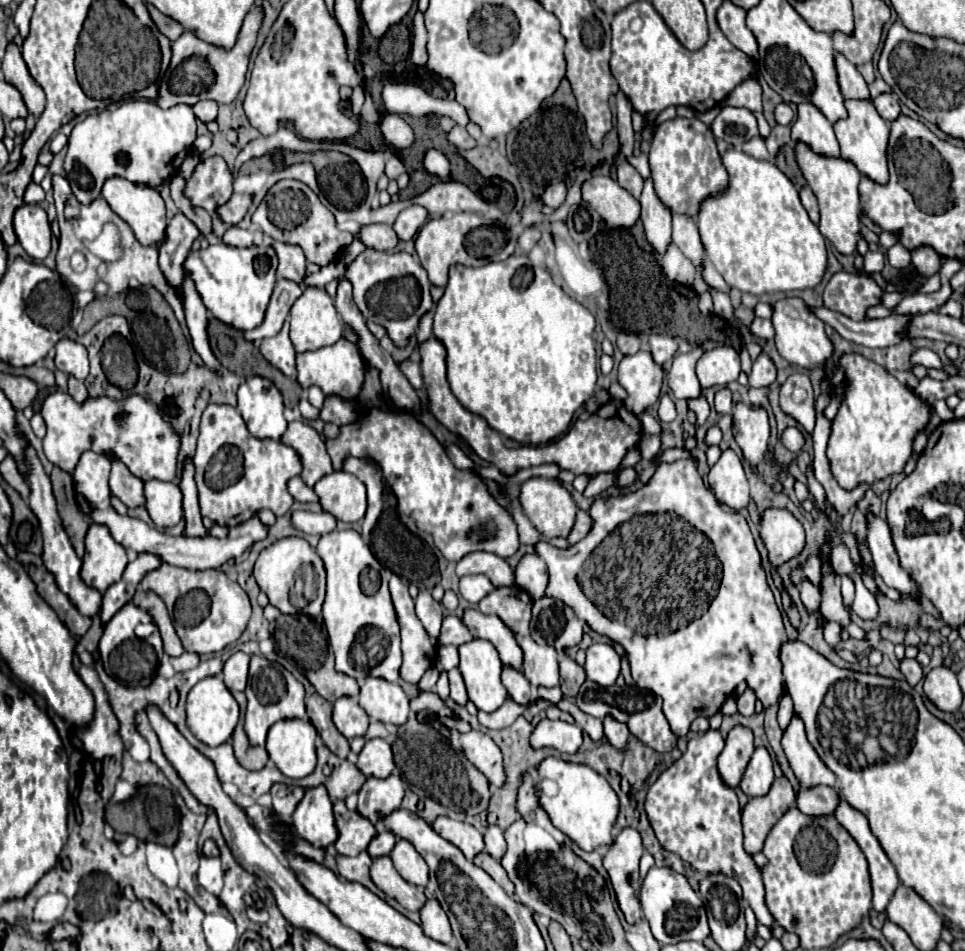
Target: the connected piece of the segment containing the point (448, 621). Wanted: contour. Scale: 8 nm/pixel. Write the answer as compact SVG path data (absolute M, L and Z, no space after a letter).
M446 616L444 622L442 622L442 630L440 630L440 636L436 638L436 646L448 646L448 644L454 644L454 646L460 646L464 642L472 640L472 634L464 628L462 620L458 616Z

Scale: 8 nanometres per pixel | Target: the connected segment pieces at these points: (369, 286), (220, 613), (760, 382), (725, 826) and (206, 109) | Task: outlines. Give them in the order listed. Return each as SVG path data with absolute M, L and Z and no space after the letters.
M368 248L348 266L344 278L354 286L354 302L362 316L384 326L398 348L408 344L422 316L434 308L427 272L408 252L376 252Z
M162 564L158 570L152 570L144 576L140 586L144 590L156 592L164 598L166 606L172 610L172 620L178 638L186 652L212 654L220 652L224 646L236 642L246 630L250 618L250 600L248 594L240 588L238 582L230 580L220 570L186 570L172 564Z
M760 354L754 360L754 366L752 366L752 372L750 372L748 378L750 378L750 386L752 388L770 386L776 380L776 366L774 366L774 362L766 354Z
M708 730L694 736L688 742L688 750L676 760L660 778L650 786L644 810L648 814L650 826L668 852L678 854L698 872L724 872L740 882L744 900L756 914L758 922L772 928L772 914L764 904L764 884L760 868L754 864L752 856L744 852L742 846L742 822L740 806L734 788L726 786L722 780L716 760L724 750L724 738L718 730Z
M200 100L200 102L196 102L196 106L194 106L194 114L196 114L196 118L200 118L202 122L212 122L212 120L216 120L216 116L218 116L218 104L216 104L214 100Z

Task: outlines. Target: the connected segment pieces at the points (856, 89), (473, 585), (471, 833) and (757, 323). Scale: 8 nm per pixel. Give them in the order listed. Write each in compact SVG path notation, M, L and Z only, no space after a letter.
M836 54L836 68L838 68L838 80L840 80L840 90L844 92L846 98L852 100L870 100L868 84L856 70L852 62L848 62L844 56Z
M462 576L460 578L460 594L472 604L476 606L478 600L484 596L484 594L490 594L494 590L494 584L488 580L488 576Z
M440 816L434 820L432 828L448 842L452 842L456 848L462 850L462 854L472 860L476 854L480 854L484 850L484 840L482 834L470 826L468 822L458 822L446 816Z
M754 318L750 332L756 334L756 336L760 336L760 338L764 338L764 340L772 340L776 336L772 320L762 320L762 318Z

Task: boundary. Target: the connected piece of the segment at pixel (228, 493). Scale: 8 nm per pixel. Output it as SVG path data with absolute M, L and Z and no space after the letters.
M210 404L204 410L202 424L200 424L200 436L198 436L198 448L192 460L196 466L196 484L200 492L202 516L208 516L212 522L220 526L232 528L236 524L242 524L244 520L248 520L262 508L270 508L276 516L282 516L290 510L294 502L292 496L288 496L286 482L292 476L300 474L300 458L296 456L296 452L292 452L292 448L280 444L278 440L256 440L248 432L240 412L232 406Z

